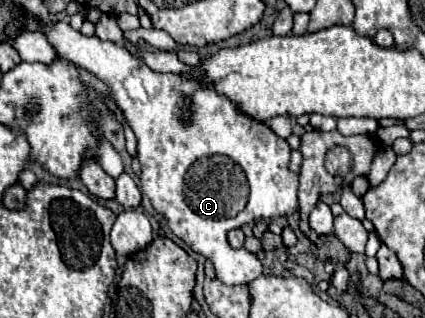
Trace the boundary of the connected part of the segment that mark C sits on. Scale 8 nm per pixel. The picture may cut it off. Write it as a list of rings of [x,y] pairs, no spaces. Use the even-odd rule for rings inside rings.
[[[41,23],[41,29],[47,33],[51,45],[57,49],[57,53],[59,53],[61,59],[73,61],[75,65],[79,65],[79,67],[91,71],[91,73],[97,75],[105,85],[109,85],[115,103],[119,105],[119,109],[121,109],[123,115],[127,117],[129,127],[133,129],[133,133],[135,133],[135,137],[137,137],[137,157],[139,157],[139,161],[141,161],[141,175],[139,175],[139,179],[141,179],[141,189],[143,189],[143,193],[151,199],[153,209],[155,209],[157,213],[165,215],[169,229],[171,229],[179,239],[183,239],[195,253],[201,253],[203,257],[207,257],[207,259],[215,265],[217,279],[223,281],[225,285],[249,285],[253,279],[257,279],[257,277],[263,273],[261,261],[257,259],[257,255],[253,255],[253,253],[249,253],[249,251],[245,251],[245,249],[233,249],[233,247],[227,243],[227,233],[229,233],[231,229],[239,229],[239,227],[243,227],[245,223],[251,223],[251,221],[271,219],[271,217],[287,217],[287,215],[299,211],[299,201],[297,201],[297,187],[299,187],[299,181],[297,181],[297,175],[289,169],[291,147],[287,145],[287,141],[281,139],[279,135],[275,135],[263,121],[257,121],[257,119],[253,119],[253,117],[249,117],[249,115],[237,111],[225,97],[217,95],[215,91],[203,89],[203,87],[199,87],[197,83],[183,79],[181,75],[173,75],[173,73],[163,75],[163,73],[151,71],[141,59],[133,57],[125,47],[119,47],[119,45],[115,45],[115,43],[111,43],[111,41],[101,41],[101,39],[97,39],[97,37],[85,37],[85,35],[81,35],[79,31],[71,29],[71,25],[67,25],[67,23],[55,23],[53,27],[45,27],[45,25]],[[185,95],[191,95],[191,99],[193,99],[193,105],[191,105],[193,117],[191,117],[191,123],[189,123],[189,125],[185,125],[185,123],[179,119],[179,111],[181,111],[181,103],[183,103],[183,97],[185,97]]]

